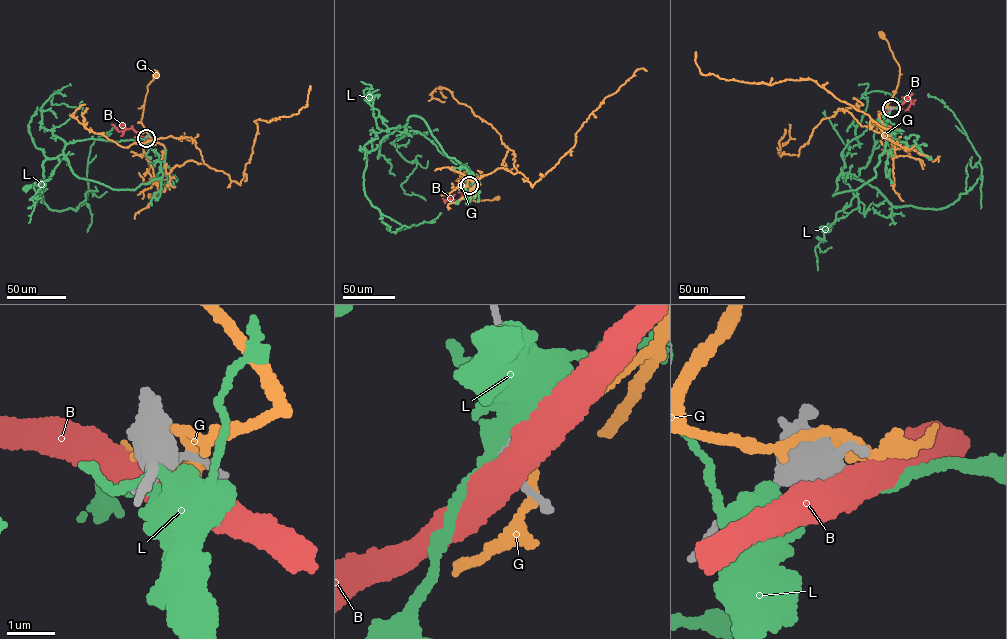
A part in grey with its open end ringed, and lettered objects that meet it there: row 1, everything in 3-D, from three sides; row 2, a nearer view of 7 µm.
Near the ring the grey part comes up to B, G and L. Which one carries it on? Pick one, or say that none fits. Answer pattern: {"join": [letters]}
{"join": []}

